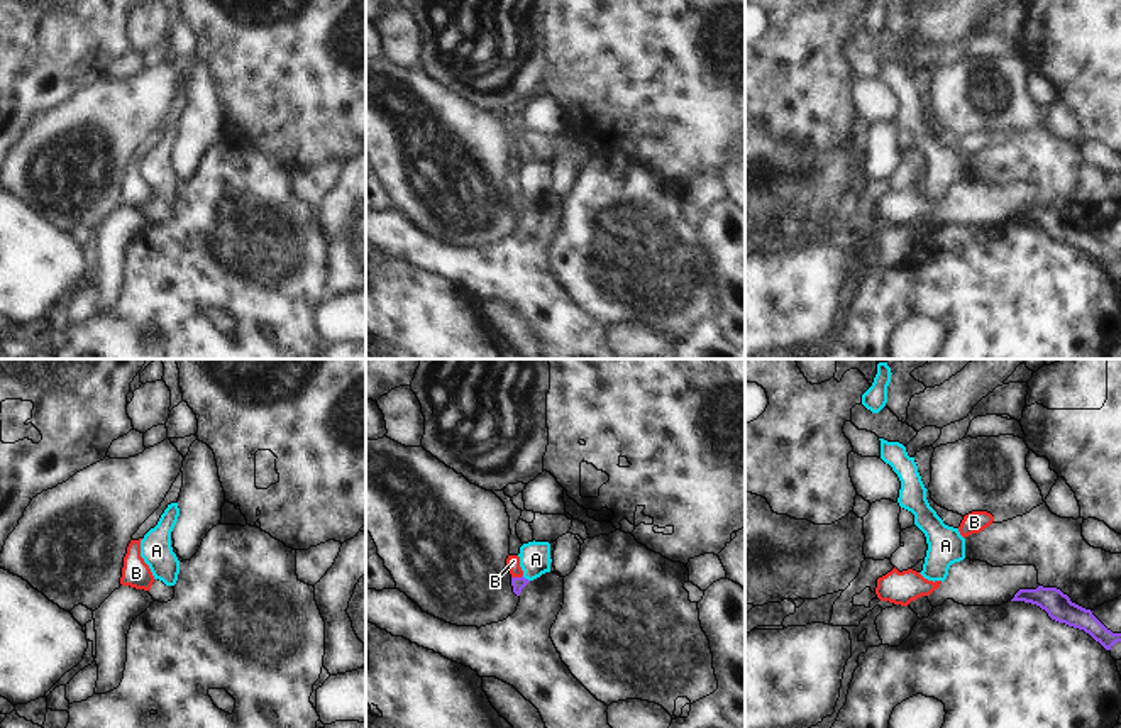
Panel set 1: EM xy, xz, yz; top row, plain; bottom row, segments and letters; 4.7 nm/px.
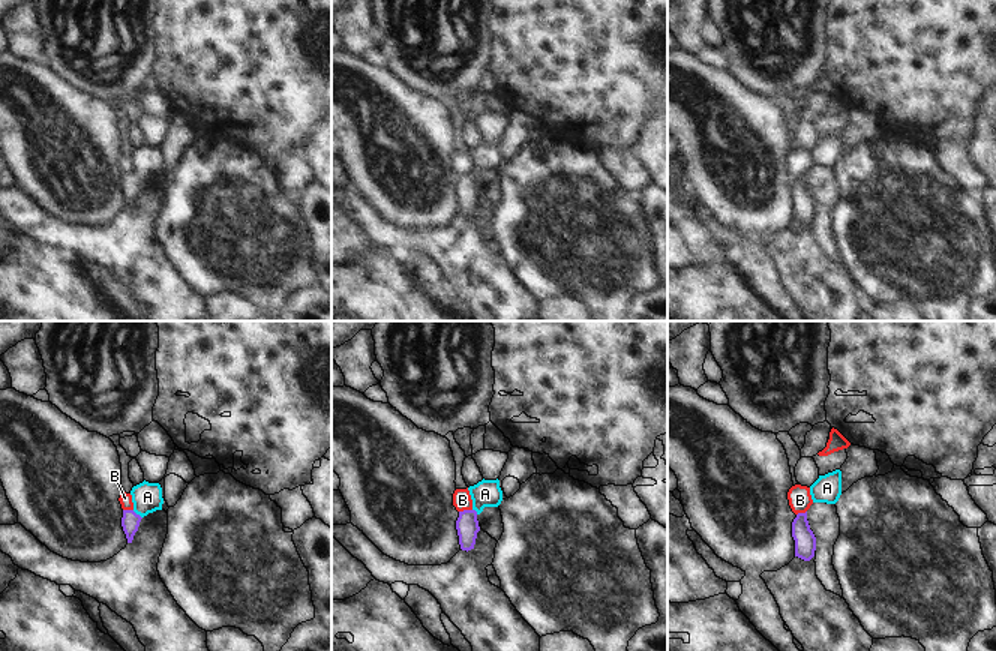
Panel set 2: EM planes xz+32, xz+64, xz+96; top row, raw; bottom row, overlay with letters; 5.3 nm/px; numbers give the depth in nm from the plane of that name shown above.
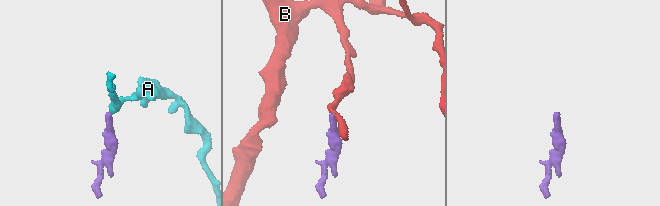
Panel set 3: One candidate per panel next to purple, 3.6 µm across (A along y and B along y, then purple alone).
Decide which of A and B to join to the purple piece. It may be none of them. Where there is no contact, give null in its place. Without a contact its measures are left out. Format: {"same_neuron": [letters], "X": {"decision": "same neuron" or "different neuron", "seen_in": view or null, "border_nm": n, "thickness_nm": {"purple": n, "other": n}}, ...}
{"same_neuron": ["A"], "A": {"decision": "same neuron", "seen_in": "xz", "border_nm": 50, "thickness_nm": {"purple": 60, "other": 140}}, "B": {"decision": "different neuron", "seen_in": "xz", "border_nm": 60, "thickness_nm": {"purple": 60, "other": 60}}}

